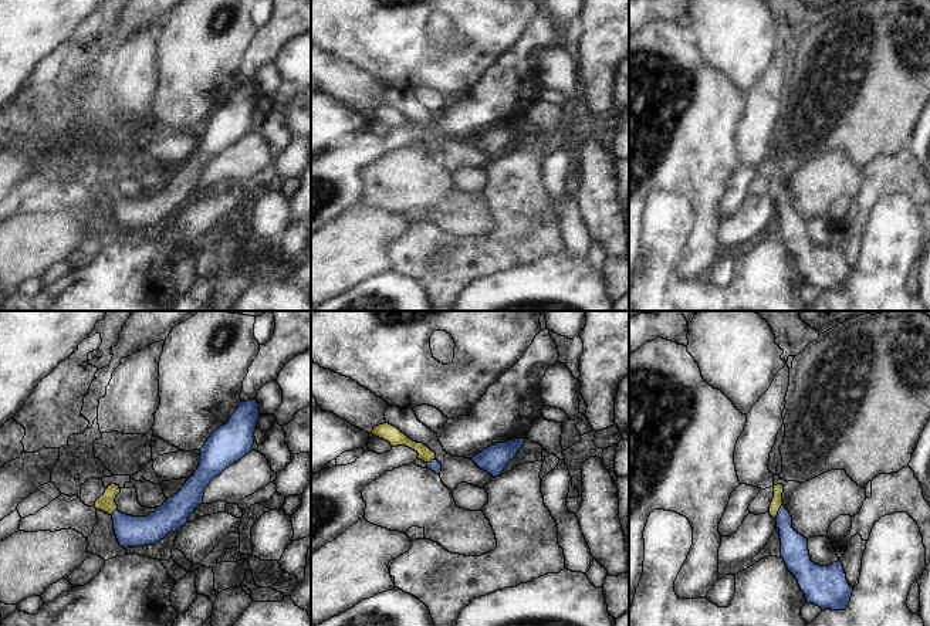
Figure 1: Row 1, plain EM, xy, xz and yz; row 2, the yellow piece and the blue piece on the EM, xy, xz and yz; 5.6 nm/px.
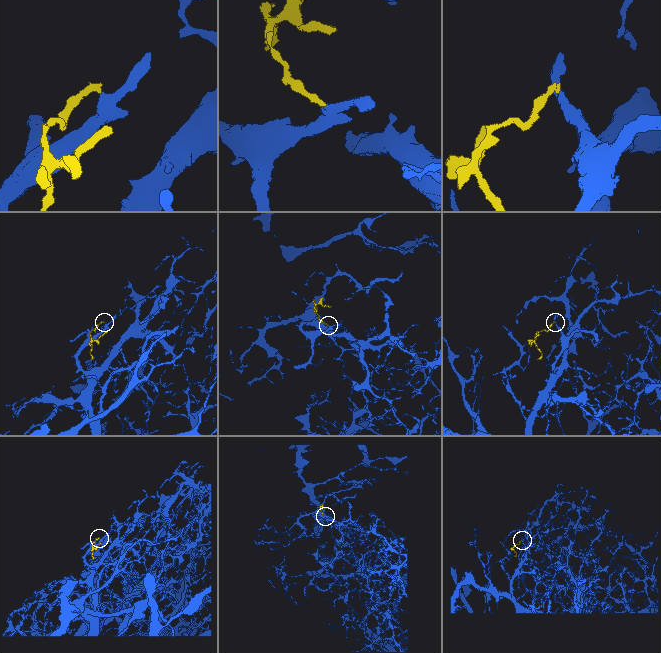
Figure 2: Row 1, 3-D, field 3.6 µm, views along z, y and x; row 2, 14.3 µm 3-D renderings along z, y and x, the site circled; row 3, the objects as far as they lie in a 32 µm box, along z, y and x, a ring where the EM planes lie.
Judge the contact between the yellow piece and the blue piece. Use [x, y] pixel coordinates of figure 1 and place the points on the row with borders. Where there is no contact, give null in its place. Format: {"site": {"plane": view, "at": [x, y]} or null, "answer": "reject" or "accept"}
{"site": {"plane": "yz", "at": [778, 510]}, "answer": "accept"}

